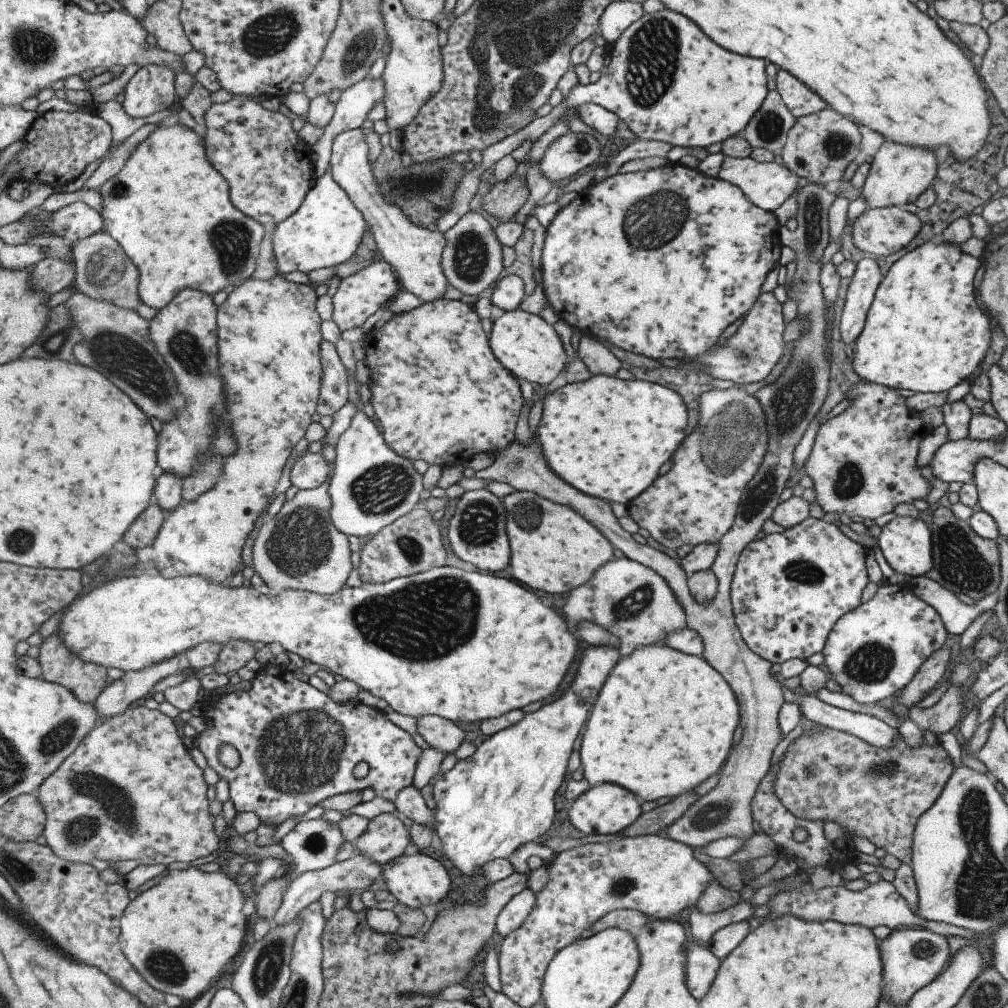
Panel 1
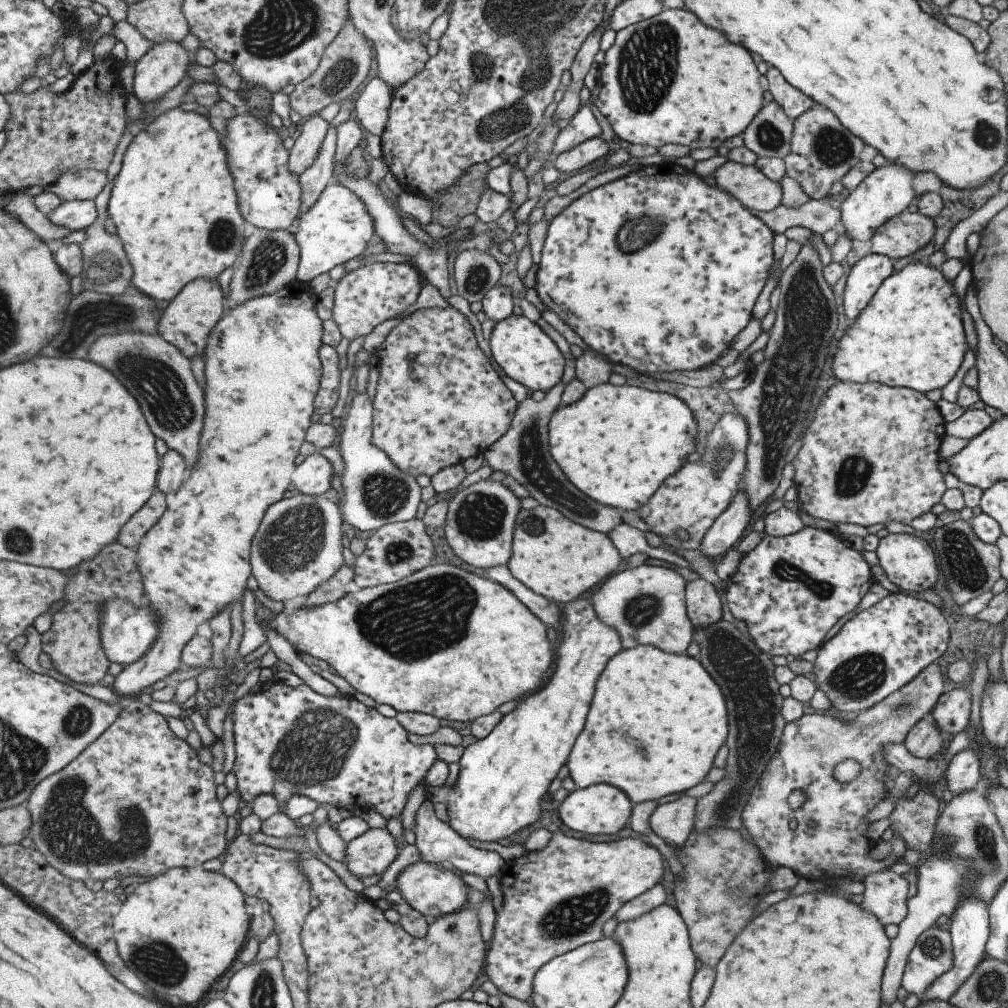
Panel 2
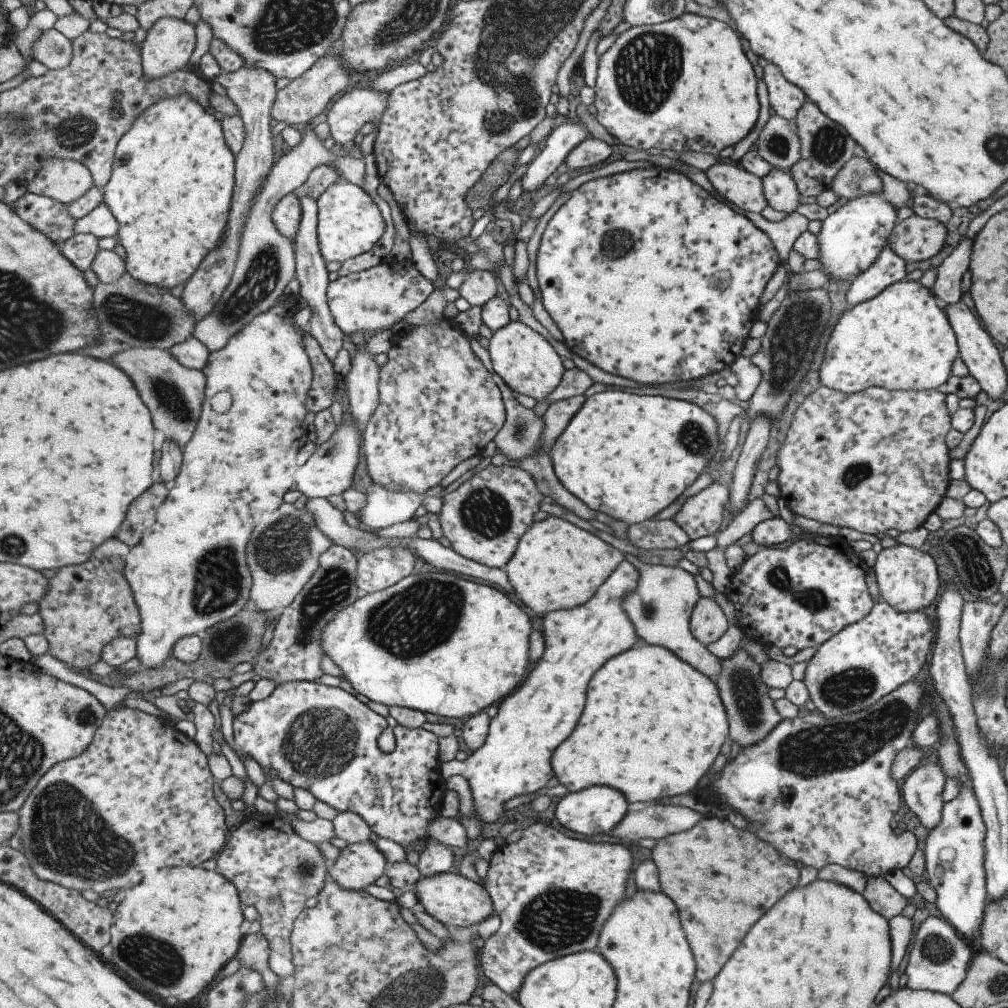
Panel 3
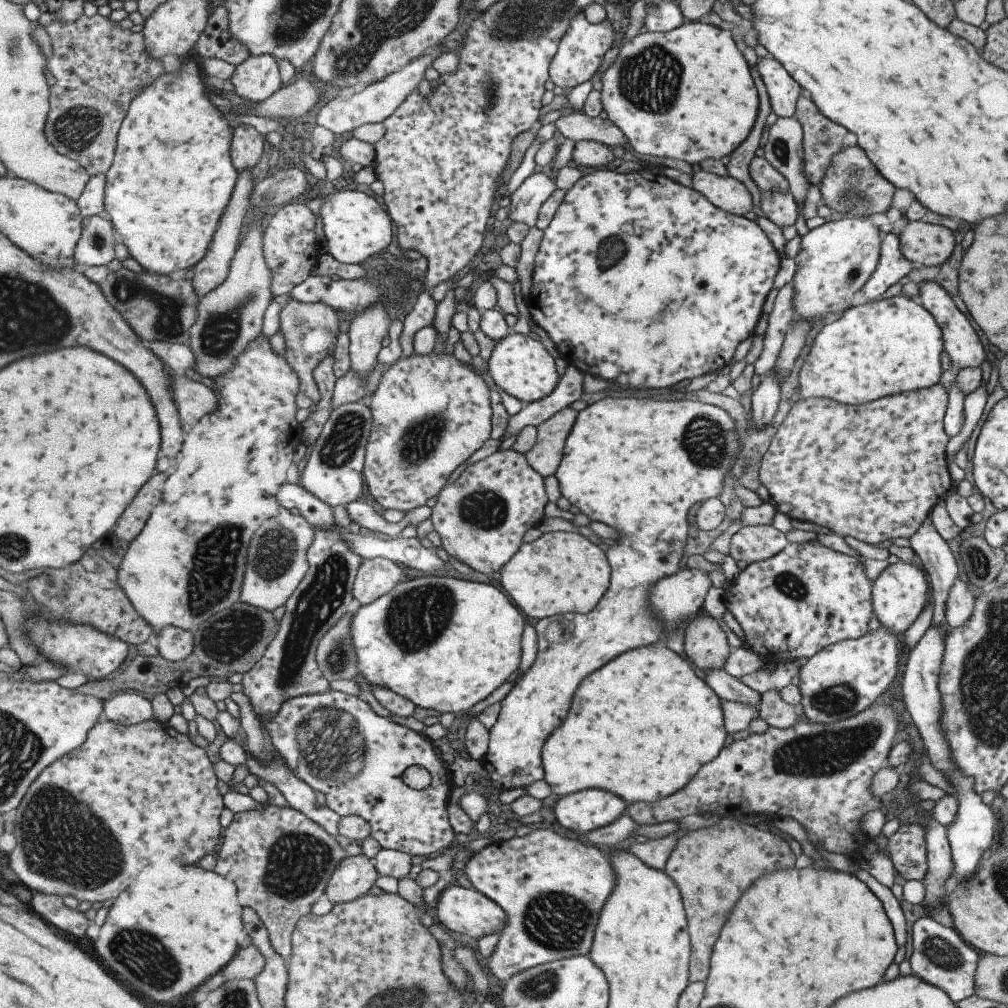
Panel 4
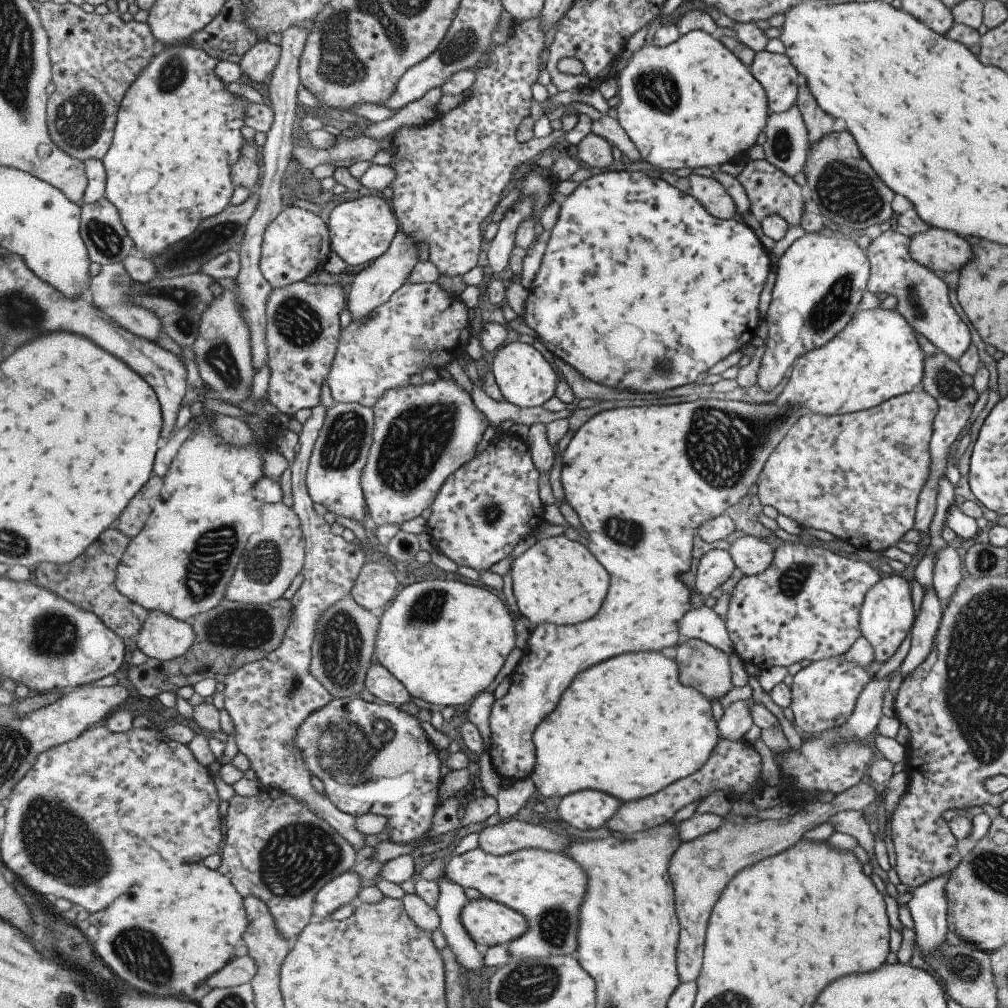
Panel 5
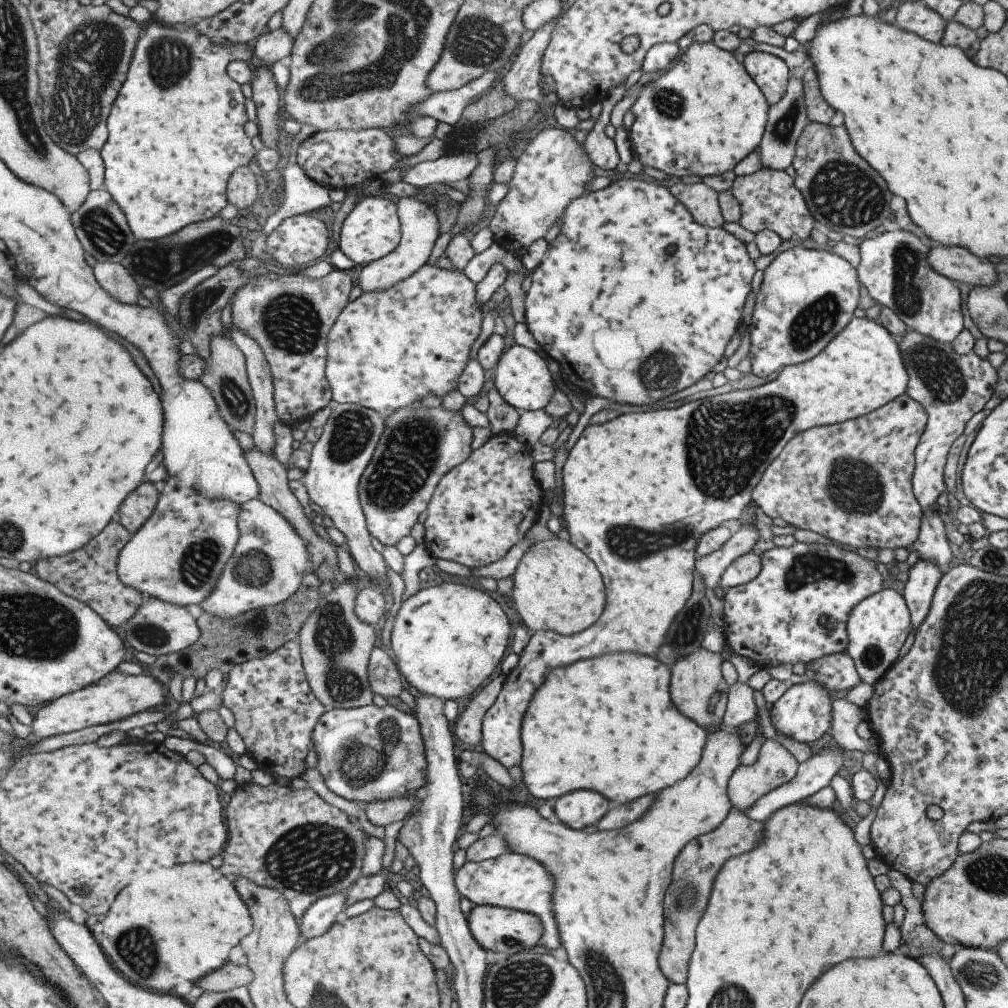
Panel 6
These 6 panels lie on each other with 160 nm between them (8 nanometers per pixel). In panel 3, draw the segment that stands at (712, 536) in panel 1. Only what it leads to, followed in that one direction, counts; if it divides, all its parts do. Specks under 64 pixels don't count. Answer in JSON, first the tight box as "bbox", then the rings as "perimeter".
{"bbox":[671,481,729,541],"perimeter":[[[721,481],[710,483],[687,499],[671,519],[688,536],[689,541],[718,532],[729,493],[722,485]]]}

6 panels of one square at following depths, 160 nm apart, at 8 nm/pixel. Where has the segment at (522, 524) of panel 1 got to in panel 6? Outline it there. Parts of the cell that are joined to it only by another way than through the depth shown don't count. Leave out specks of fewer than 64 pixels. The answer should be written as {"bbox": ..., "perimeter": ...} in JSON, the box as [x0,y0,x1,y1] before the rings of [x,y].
{"bbox":[510,537,605,636],"perimeter":[[[554,537],[533,543],[520,558],[513,579],[514,587],[510,596],[511,601],[520,615],[520,622],[531,630],[553,631],[563,636],[572,635],[591,626],[603,612],[605,599],[599,572],[595,570],[593,562],[587,558],[587,555],[577,550],[569,541]]]}

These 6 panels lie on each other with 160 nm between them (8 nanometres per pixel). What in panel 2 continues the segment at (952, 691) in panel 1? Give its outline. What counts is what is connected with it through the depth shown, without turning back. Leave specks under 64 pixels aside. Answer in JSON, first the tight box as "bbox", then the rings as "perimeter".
{"bbox":[904,716,939,759],"perimeter":[[[928,716],[915,723],[907,733],[904,747],[916,759],[928,759],[939,750],[939,731]]]}

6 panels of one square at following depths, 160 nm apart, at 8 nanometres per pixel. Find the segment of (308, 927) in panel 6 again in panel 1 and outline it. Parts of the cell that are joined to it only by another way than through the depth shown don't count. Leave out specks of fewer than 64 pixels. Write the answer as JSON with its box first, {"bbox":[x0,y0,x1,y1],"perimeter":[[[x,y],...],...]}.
{"bbox":[352,812,409,866],"perimeter":[[[395,812],[380,814],[368,820],[365,830],[352,842],[355,852],[367,856],[379,866],[403,854],[409,844],[409,833]]]}

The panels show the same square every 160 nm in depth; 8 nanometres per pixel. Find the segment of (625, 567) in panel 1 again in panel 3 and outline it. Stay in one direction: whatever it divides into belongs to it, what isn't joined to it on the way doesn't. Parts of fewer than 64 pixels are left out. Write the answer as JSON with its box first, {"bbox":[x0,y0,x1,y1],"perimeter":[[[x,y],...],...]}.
{"bbox":[622,562,720,682],"perimeter":[[[636,562],[636,565],[638,583],[635,590],[622,600],[622,609],[634,626],[640,643],[659,645],[670,650],[691,668],[715,682],[720,673],[720,662],[691,636],[689,630],[688,618],[700,599],[693,575],[679,567],[649,565],[643,562]]]}

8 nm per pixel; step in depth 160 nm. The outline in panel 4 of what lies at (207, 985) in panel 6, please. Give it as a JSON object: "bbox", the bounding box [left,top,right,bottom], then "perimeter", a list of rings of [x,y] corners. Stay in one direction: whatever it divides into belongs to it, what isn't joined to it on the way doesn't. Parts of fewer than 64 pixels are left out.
{"bbox":[220,944,264,982],"perimeter":[[[252,944],[241,949],[232,956],[231,960],[220,970],[225,982],[239,979],[254,979],[264,965],[264,958]]]}

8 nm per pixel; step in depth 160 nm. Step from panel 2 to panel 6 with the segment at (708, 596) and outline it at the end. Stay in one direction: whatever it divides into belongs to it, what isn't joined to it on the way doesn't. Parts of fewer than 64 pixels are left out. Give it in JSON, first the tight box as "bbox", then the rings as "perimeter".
{"bbox":[668,648,728,727],"perimeter":[[[699,648],[677,660],[670,666],[668,684],[669,698],[672,704],[685,718],[696,722],[700,727],[716,727],[721,725],[728,684],[722,679],[720,664],[723,662],[718,653],[711,653]]]}

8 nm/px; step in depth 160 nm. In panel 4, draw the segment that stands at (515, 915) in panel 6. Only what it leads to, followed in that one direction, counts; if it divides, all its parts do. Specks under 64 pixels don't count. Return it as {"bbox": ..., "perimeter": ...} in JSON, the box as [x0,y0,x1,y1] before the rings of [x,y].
{"bbox":[432,884,506,939],"perimeter":[[[451,884],[441,891],[436,901],[437,906],[432,910],[435,922],[455,937],[457,934],[467,934],[471,938],[480,939],[493,933],[499,934],[506,925],[506,914],[503,909],[473,887],[465,889],[457,884]]]}

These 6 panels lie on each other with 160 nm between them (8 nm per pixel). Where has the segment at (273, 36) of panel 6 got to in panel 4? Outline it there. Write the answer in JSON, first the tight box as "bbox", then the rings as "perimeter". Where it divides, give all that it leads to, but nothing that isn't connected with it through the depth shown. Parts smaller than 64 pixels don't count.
{"bbox":[230,54,281,103],"perimeter":[[[270,54],[249,55],[230,76],[233,92],[247,102],[260,103],[281,86],[276,58]]]}

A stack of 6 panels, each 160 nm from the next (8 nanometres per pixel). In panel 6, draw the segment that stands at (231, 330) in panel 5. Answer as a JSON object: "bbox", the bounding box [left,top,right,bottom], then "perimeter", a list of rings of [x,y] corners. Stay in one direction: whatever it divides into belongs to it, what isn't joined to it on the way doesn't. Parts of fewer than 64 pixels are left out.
{"bbox":[198,334,256,434],"perimeter":[[[223,334],[210,338],[210,355],[205,360],[205,366],[198,378],[214,398],[218,413],[230,428],[231,432],[246,432],[251,434],[254,427],[256,406],[248,383],[244,358],[241,351]]]}

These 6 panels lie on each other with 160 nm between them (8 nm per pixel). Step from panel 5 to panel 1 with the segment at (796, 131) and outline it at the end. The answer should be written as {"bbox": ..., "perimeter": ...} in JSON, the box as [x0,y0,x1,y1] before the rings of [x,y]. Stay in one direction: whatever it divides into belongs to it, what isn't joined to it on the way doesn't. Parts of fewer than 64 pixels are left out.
{"bbox":[741,91,796,154],"perimeter":[[[769,91],[741,135],[753,149],[765,149],[770,153],[780,154],[787,131],[795,121],[796,118],[787,110],[779,93]]]}

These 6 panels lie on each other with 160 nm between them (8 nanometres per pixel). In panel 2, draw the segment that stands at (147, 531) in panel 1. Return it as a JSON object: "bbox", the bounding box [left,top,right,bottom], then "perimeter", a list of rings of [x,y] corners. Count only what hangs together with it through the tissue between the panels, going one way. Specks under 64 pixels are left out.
{"bbox":[119,491,165,550],"perimeter":[[[161,491],[151,493],[151,502],[147,502],[147,506],[143,506],[143,510],[139,510],[139,514],[135,514],[135,518],[127,522],[127,526],[123,526],[119,543],[128,549],[137,550],[140,538],[162,516],[165,505],[165,495]]]}

